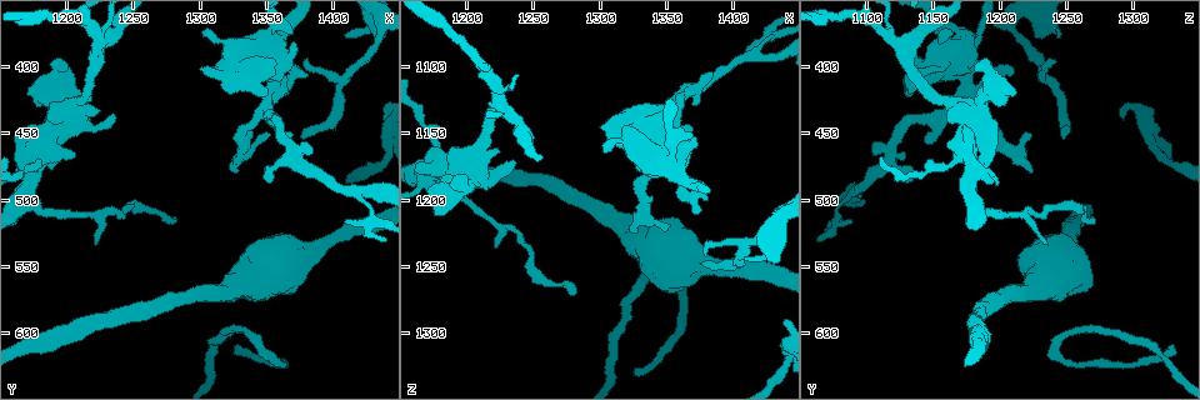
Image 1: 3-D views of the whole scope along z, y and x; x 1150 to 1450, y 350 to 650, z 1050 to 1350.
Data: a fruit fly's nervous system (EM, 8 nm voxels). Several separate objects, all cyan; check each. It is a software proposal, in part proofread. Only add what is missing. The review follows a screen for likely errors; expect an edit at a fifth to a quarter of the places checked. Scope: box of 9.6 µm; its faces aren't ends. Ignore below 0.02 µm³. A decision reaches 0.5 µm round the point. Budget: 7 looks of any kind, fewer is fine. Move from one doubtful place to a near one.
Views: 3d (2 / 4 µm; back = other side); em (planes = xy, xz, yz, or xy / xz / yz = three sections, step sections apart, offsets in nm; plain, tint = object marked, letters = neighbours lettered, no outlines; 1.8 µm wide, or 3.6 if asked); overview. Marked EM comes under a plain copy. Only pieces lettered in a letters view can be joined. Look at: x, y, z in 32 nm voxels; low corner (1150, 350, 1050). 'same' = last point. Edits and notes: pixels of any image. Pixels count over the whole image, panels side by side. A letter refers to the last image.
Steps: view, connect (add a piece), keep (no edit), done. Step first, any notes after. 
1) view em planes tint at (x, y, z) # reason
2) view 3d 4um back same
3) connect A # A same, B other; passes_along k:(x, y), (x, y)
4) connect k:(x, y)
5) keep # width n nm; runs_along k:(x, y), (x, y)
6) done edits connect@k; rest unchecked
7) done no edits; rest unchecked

view em 3.6um planes letters at (1182, 470, 1168) # small branch off a trunk

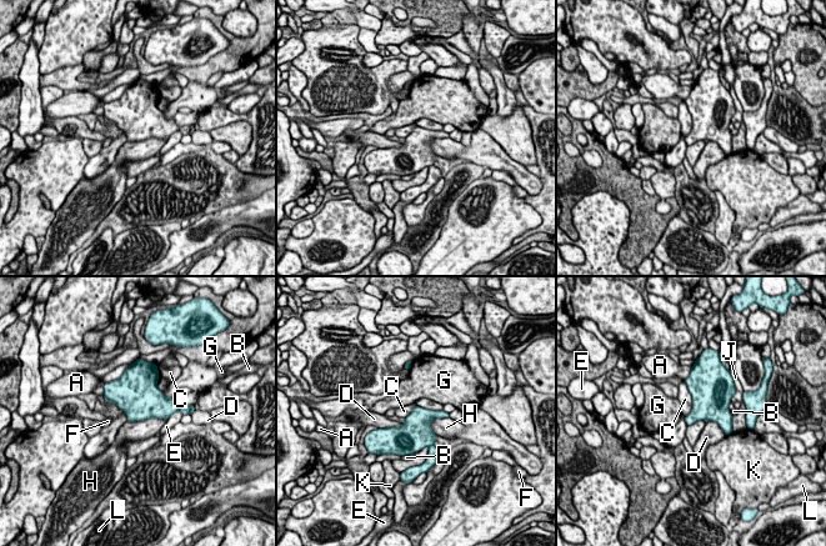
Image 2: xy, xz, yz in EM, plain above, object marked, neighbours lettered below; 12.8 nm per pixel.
keep # A other, B other, C other, D other, E other, F other, G other, H other, J other, K other, L other; border 2:(166, 417), (146, 417), (128, 421); none of them fits

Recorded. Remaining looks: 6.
view 3d 4um at (1378, 456, 1246) # an open end

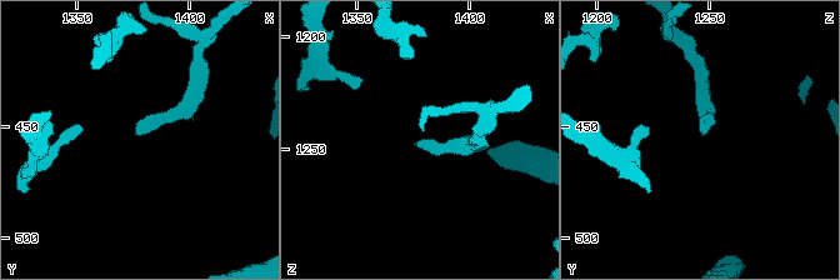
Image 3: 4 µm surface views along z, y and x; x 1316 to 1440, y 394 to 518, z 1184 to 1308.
view em yz step 4 letters at (1378, 455, 1248) # shape alone is not enough

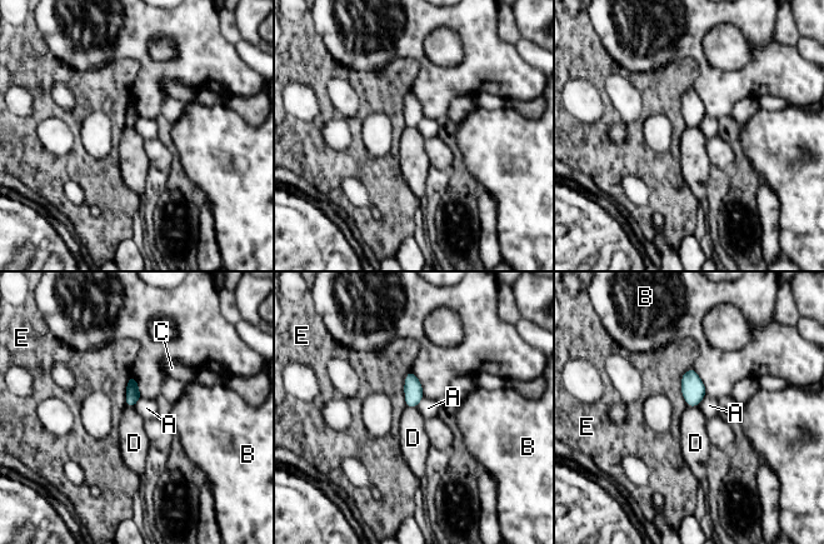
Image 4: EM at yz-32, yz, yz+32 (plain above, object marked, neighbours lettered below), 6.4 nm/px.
view em planes letters same # cut it another way

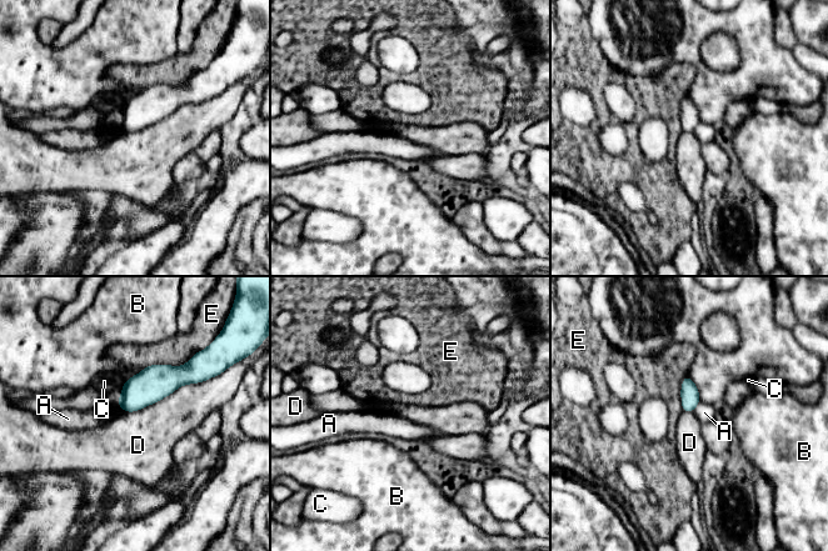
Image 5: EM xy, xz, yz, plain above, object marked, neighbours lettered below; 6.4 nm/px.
keep # longest_contact D 600 nm; A other, B other, C other, D other, E other; border 5:(209, 379), (180, 385), (126, 412); none of them fits

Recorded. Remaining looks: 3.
view 3d 2um at (1410, 376, 1244) # tapers out

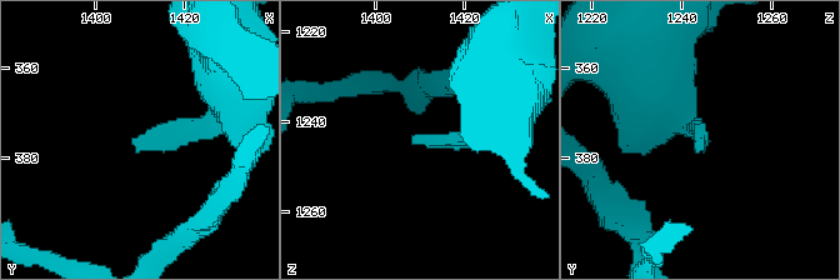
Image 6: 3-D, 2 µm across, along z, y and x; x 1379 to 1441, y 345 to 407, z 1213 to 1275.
view em xz step 8 letters at (1409, 377, 1243) # need the tissue

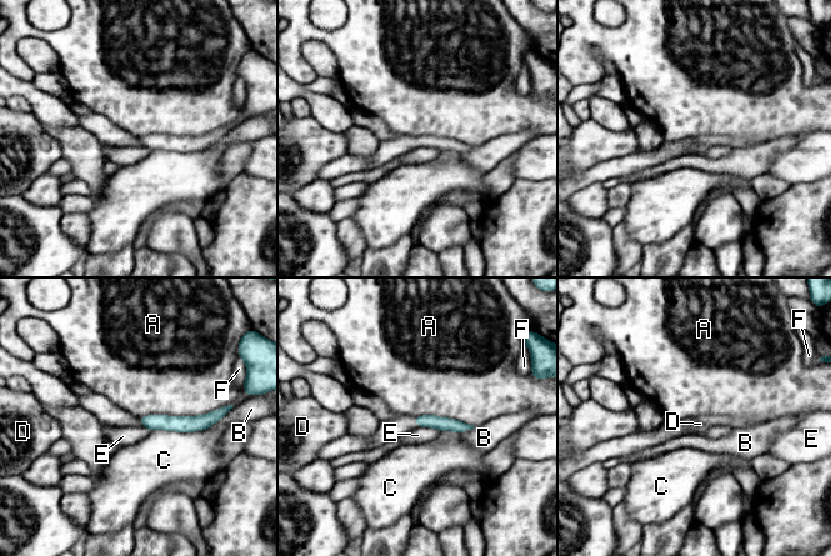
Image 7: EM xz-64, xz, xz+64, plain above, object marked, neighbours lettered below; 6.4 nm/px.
view em planes letters same # another direction

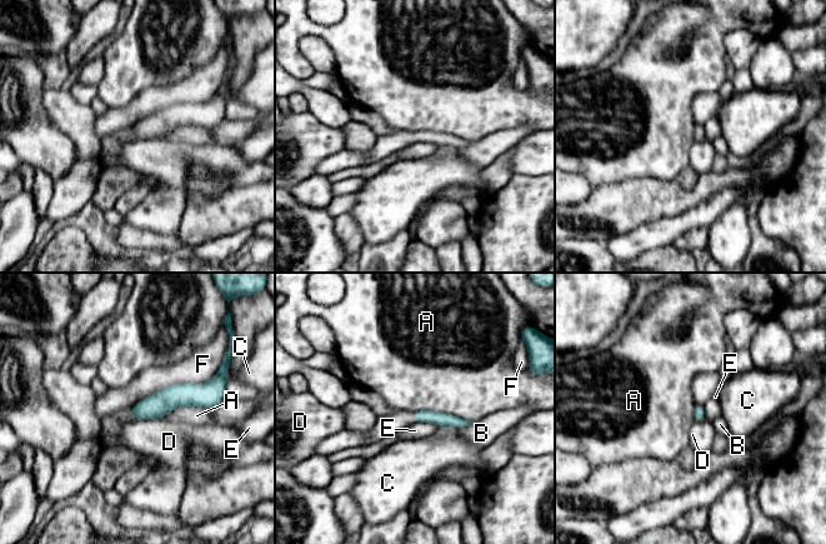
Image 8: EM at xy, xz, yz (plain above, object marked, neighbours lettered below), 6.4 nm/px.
keep # A other, B other, C other, D other, E other, F other; none of them fits

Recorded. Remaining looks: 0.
done no edits; rest unchecked

